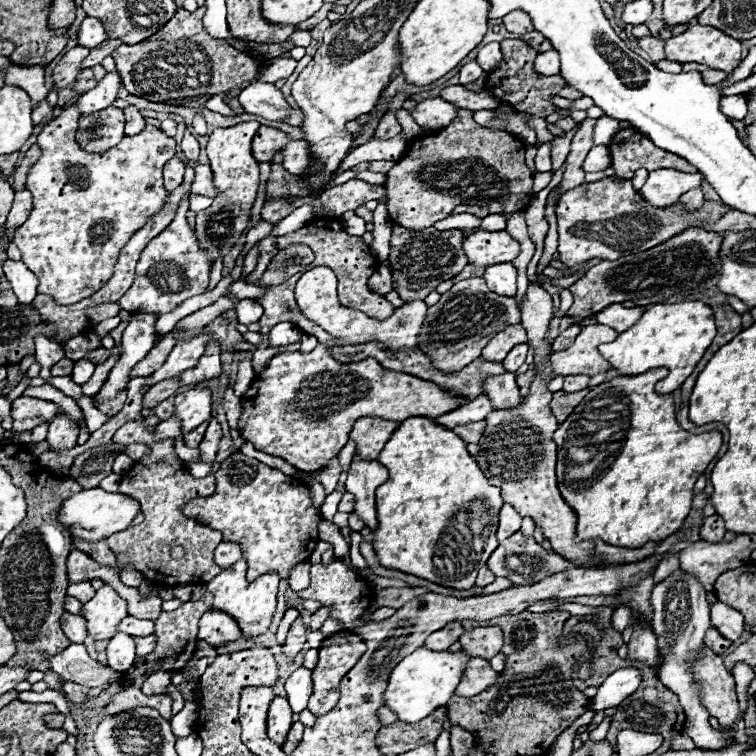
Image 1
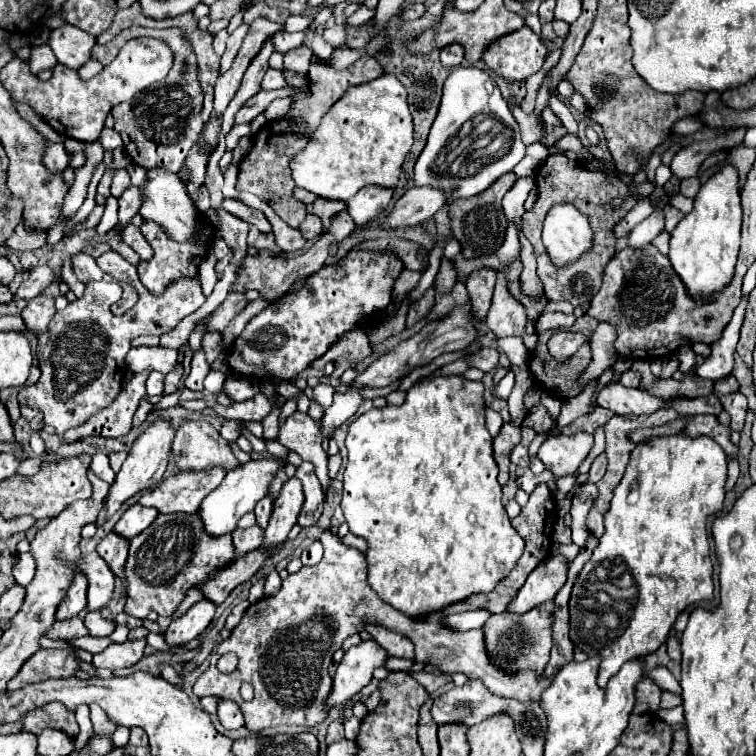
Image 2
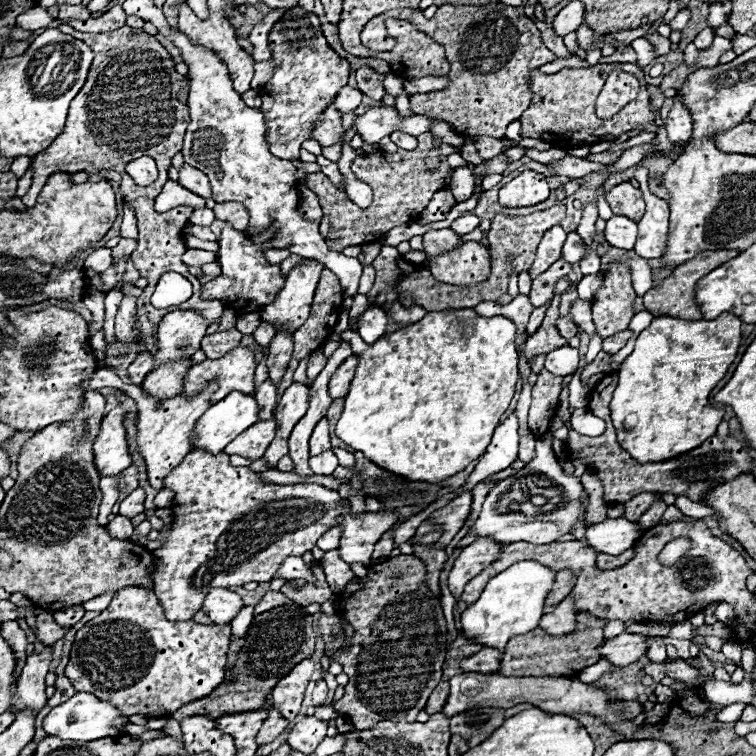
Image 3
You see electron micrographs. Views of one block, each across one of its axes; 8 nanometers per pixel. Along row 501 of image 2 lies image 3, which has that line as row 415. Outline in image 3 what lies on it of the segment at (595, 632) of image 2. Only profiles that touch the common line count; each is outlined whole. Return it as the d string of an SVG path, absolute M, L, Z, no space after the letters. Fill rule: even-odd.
M724 312L714 320L682 320L658 316L646 330L638 334L632 354L620 364L618 386L610 402L618 442L626 452L630 452L632 458L642 464L668 460L674 454L684 454L686 450L700 446L706 438L716 434L716 428L724 418L724 408L716 408L710 402L710 394L736 358L740 346L740 324L742 320L730 312ZM628 418L634 418L632 426L626 426Z

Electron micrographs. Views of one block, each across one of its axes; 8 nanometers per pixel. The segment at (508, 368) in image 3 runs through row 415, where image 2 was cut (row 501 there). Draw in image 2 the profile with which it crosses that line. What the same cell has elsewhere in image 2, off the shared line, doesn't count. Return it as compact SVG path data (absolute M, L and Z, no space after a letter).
M462 376L420 378L406 392L404 404L372 408L366 414L362 414L360 418L356 418L350 424L350 430L346 436L346 448L348 448L348 462L346 462L346 472L344 472L344 492L342 492L340 506L344 510L350 532L368 540L368 552L366 552L368 584L374 588L374 592L384 602L388 602L396 610L400 610L408 616L424 616L432 610L440 610L442 606L460 602L474 592L490 592L502 578L506 578L506 574L514 568L516 560L522 556L524 540L510 526L510 518L502 504L502 486L498 484L498 464L494 460L492 436L486 428L486 400L484 400L484 384L482 382L466 380Z

